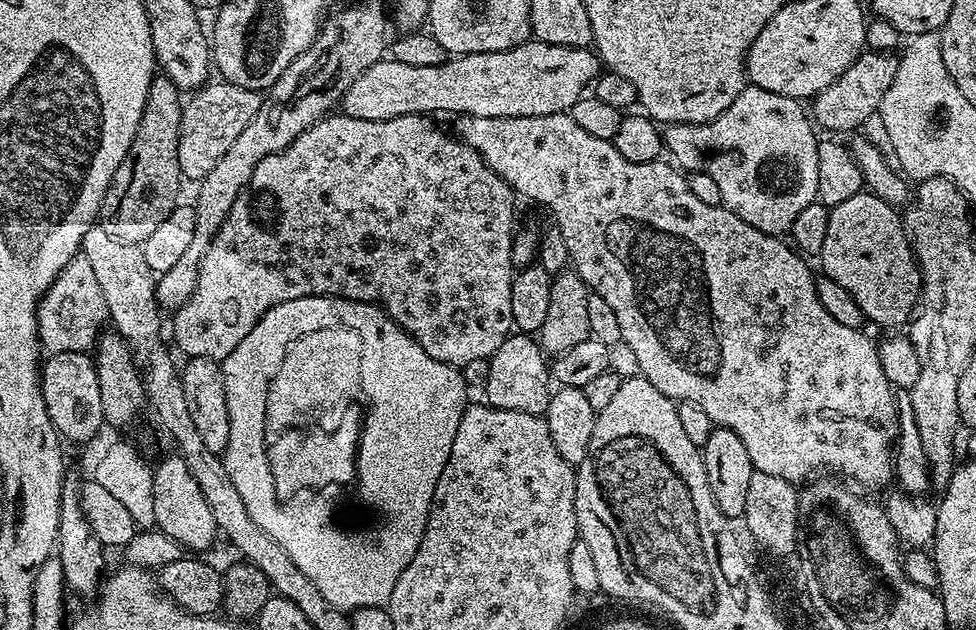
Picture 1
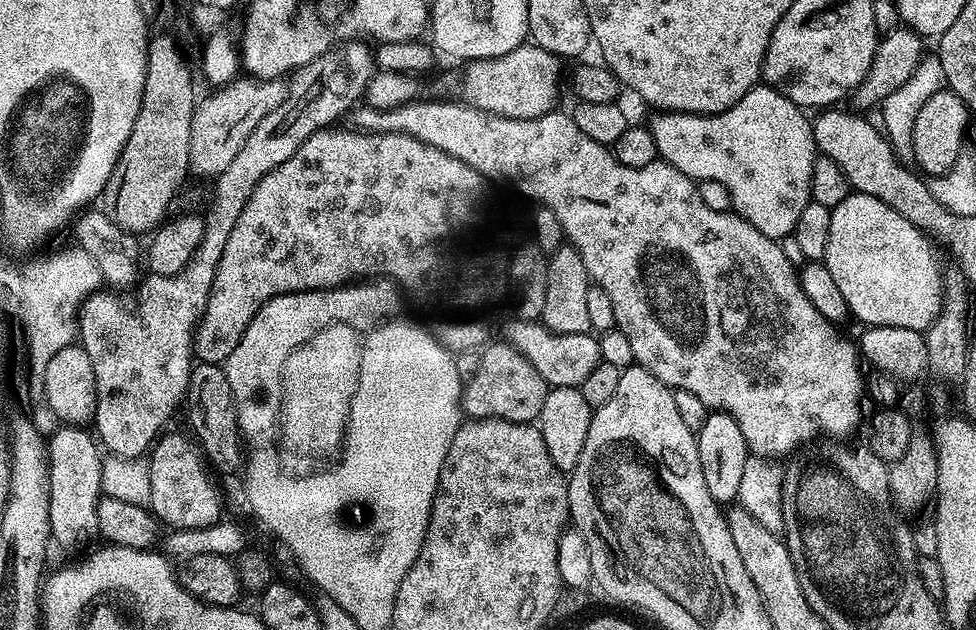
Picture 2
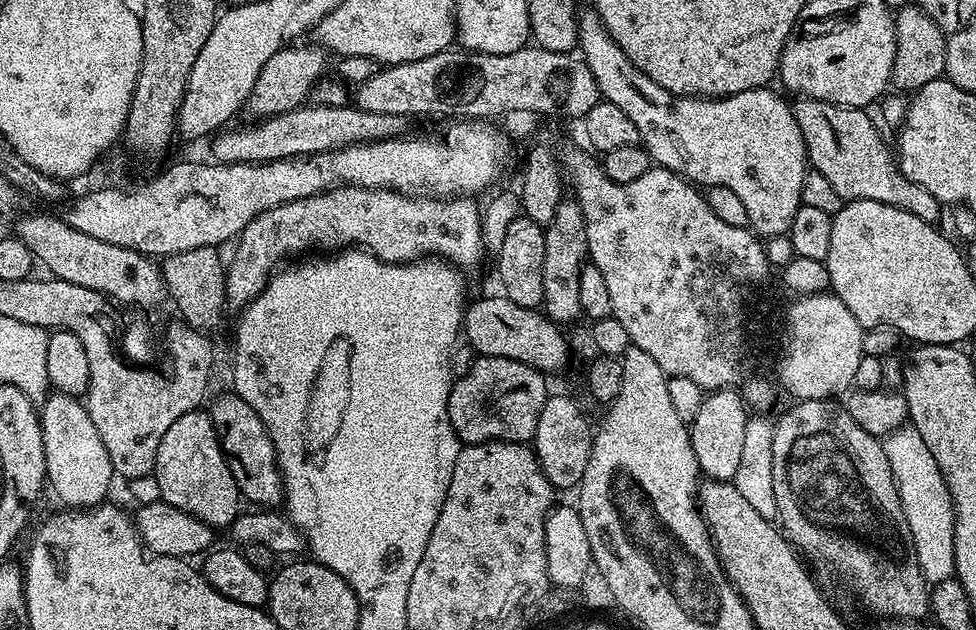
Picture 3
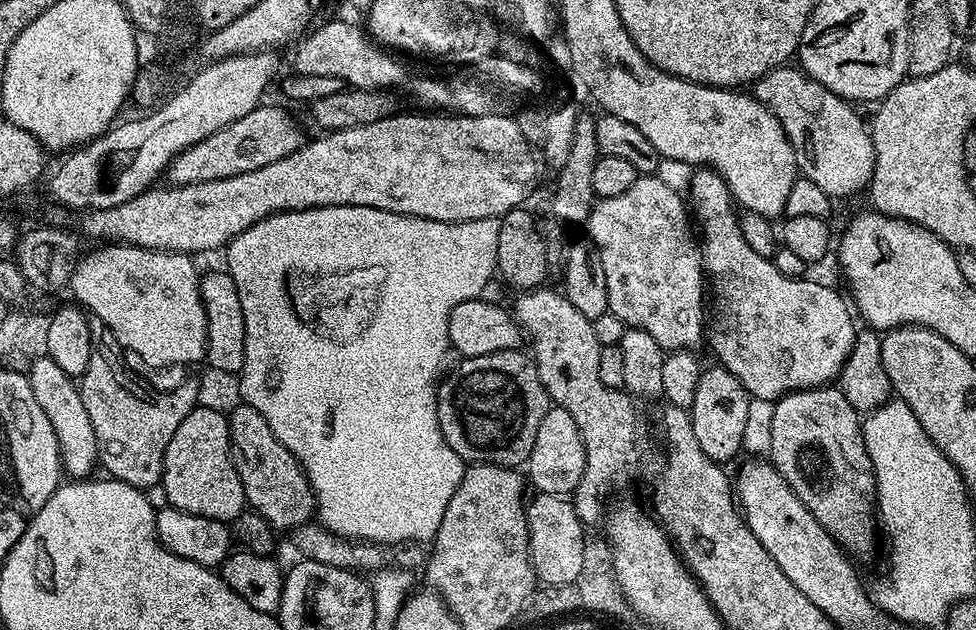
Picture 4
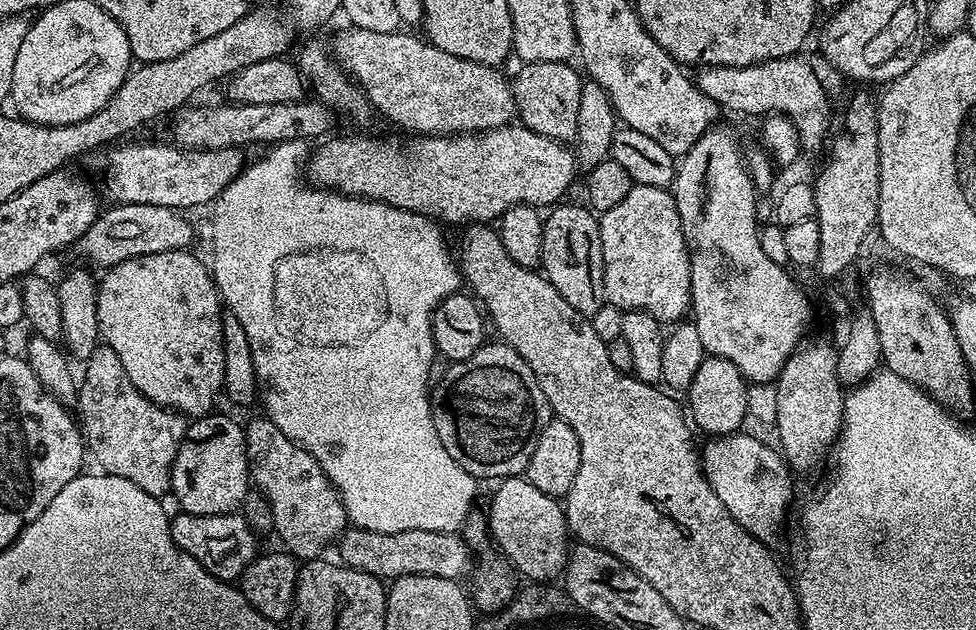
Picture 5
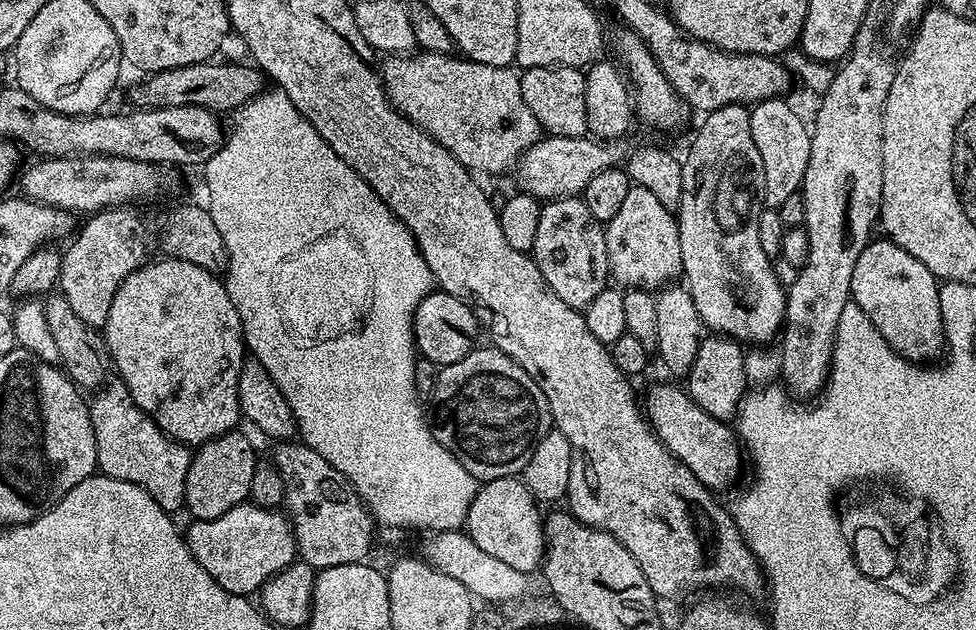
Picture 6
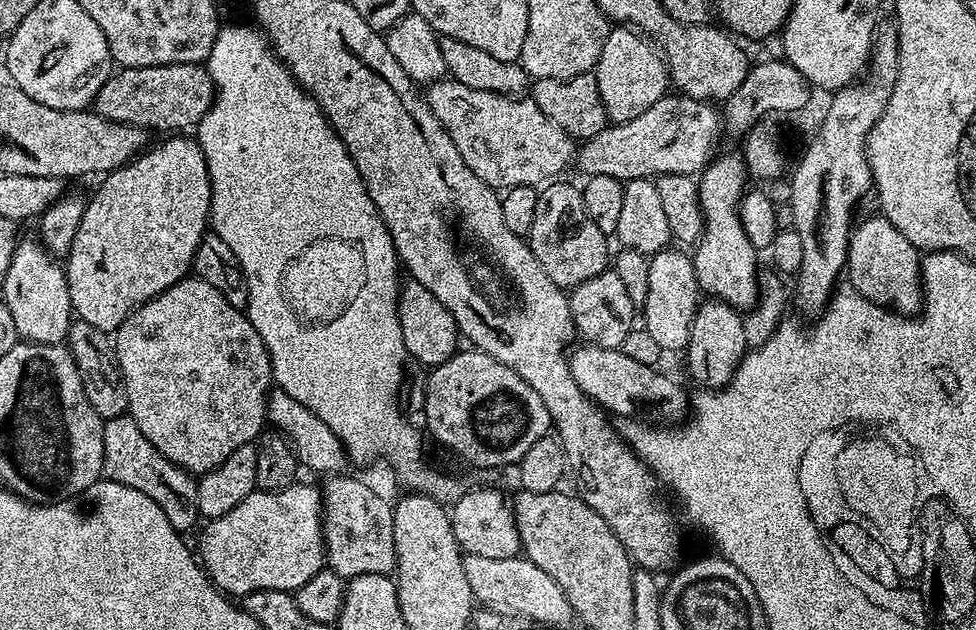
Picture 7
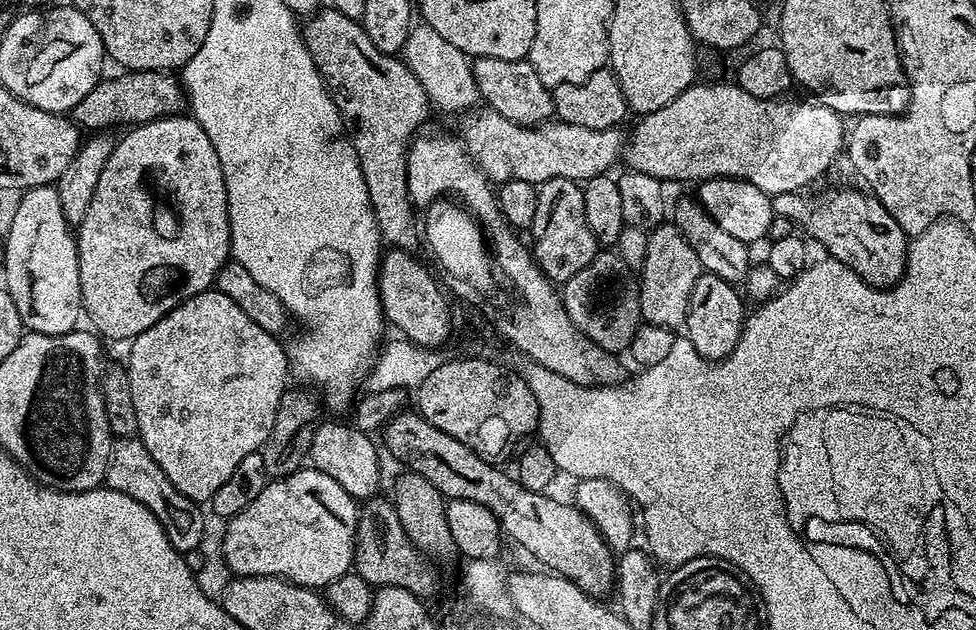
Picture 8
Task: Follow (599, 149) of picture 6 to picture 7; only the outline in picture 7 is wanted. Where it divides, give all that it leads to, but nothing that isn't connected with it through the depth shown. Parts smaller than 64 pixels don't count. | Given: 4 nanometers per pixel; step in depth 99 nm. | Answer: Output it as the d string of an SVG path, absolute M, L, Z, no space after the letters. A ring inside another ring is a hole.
M683 94L664 96L646 114L625 124L612 124L579 145L574 157L585 177L605 176L625 182L646 180L666 174L695 177L713 159L712 147L722 136L722 116L711 103Z

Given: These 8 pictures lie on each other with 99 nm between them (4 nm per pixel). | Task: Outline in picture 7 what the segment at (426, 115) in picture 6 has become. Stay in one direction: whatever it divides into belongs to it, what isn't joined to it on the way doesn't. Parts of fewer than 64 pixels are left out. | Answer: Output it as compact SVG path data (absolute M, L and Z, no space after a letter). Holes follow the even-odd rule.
M441 78L426 88L430 110L442 122L446 134L458 146L462 162L470 166L491 188L507 190L518 186L540 186L551 181L564 167L573 163L577 141L554 126L531 98L513 98L490 90L462 86L462 82Z

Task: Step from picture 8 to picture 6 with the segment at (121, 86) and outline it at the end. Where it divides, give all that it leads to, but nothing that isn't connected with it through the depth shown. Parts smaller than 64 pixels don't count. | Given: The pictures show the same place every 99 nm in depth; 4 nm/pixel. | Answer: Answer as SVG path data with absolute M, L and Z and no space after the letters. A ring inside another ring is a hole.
M216 63L191 64L151 73L131 88L128 94L129 100L133 103L131 105L137 109L196 105L217 114L230 114L260 95L265 89L266 78L255 65Z

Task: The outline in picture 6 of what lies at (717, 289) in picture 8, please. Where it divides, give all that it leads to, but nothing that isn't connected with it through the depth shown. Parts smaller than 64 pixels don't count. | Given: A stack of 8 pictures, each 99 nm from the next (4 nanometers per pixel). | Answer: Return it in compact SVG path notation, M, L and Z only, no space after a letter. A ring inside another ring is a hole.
M708 334L700 341L698 358L694 358L694 366L690 366L686 377L686 391L715 420L731 421L731 416L733 419L742 407L742 401L750 388L744 354L745 349L740 341L732 340L729 336Z

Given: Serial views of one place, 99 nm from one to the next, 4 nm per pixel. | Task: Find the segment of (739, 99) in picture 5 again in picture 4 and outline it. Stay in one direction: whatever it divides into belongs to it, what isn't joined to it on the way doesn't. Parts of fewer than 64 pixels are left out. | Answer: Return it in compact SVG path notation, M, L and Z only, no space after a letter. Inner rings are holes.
M781 66L770 70L754 85L754 95L758 102L762 102L776 115L778 122L782 122L782 130L792 143L792 149L796 155L796 167L799 175L805 180L815 182L821 190L833 198L839 196L852 196L869 187L874 174L874 142L866 120L863 120L855 112L853 105L843 100L838 94L826 90L814 78L800 74L797 80L788 80L787 67Z

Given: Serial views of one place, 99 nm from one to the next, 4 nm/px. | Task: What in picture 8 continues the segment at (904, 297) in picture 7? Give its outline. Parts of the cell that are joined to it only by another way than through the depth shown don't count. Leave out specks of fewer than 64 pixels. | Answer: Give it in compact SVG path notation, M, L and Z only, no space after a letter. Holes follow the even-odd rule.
M840 188L837 192L828 192L825 196L820 196L817 200L811 200L800 192L787 192L772 197L772 211L775 215L782 218L790 218L797 225L805 228L803 231L809 237L813 236L822 247L825 248L827 255L833 260L842 262L854 274L861 276L867 284L873 288L890 288L897 284L904 277L904 267L908 265L908 245L909 237L904 235L902 226L894 222L894 218L882 206L882 202L867 191L859 190L855 192L852 188Z

